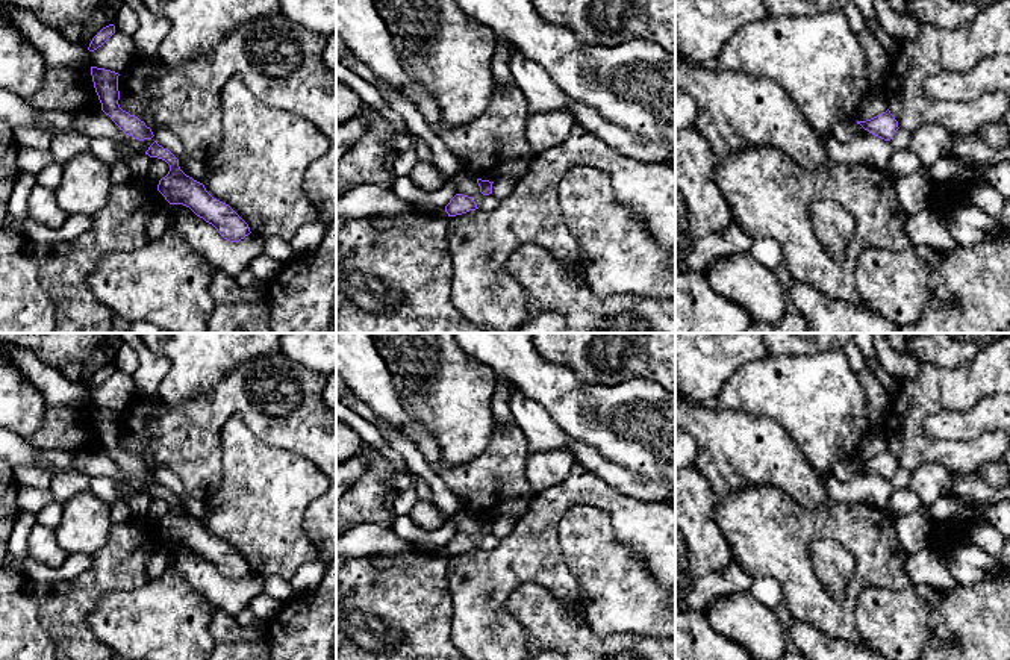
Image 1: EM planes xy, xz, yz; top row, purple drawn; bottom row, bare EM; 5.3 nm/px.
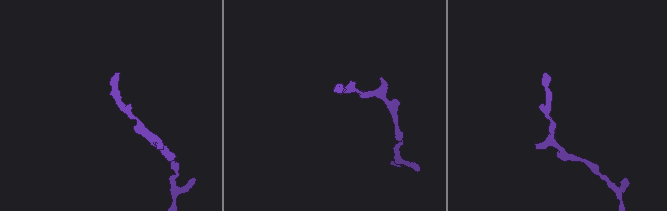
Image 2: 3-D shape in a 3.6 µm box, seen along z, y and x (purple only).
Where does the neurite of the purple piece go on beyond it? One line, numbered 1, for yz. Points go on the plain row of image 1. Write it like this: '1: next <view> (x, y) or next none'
1: next none

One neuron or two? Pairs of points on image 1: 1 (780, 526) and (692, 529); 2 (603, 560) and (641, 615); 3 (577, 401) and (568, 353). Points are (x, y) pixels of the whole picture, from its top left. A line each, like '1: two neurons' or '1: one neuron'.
1: two neurons
2: one neuron
3: two neurons

